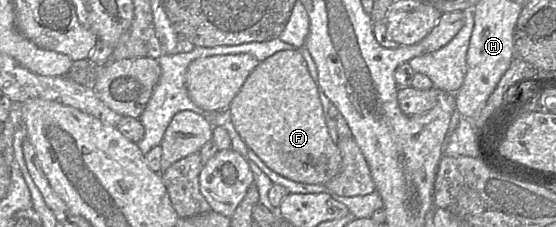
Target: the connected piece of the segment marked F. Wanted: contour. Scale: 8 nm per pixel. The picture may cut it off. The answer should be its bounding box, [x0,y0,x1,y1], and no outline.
[227,49,340,185]

